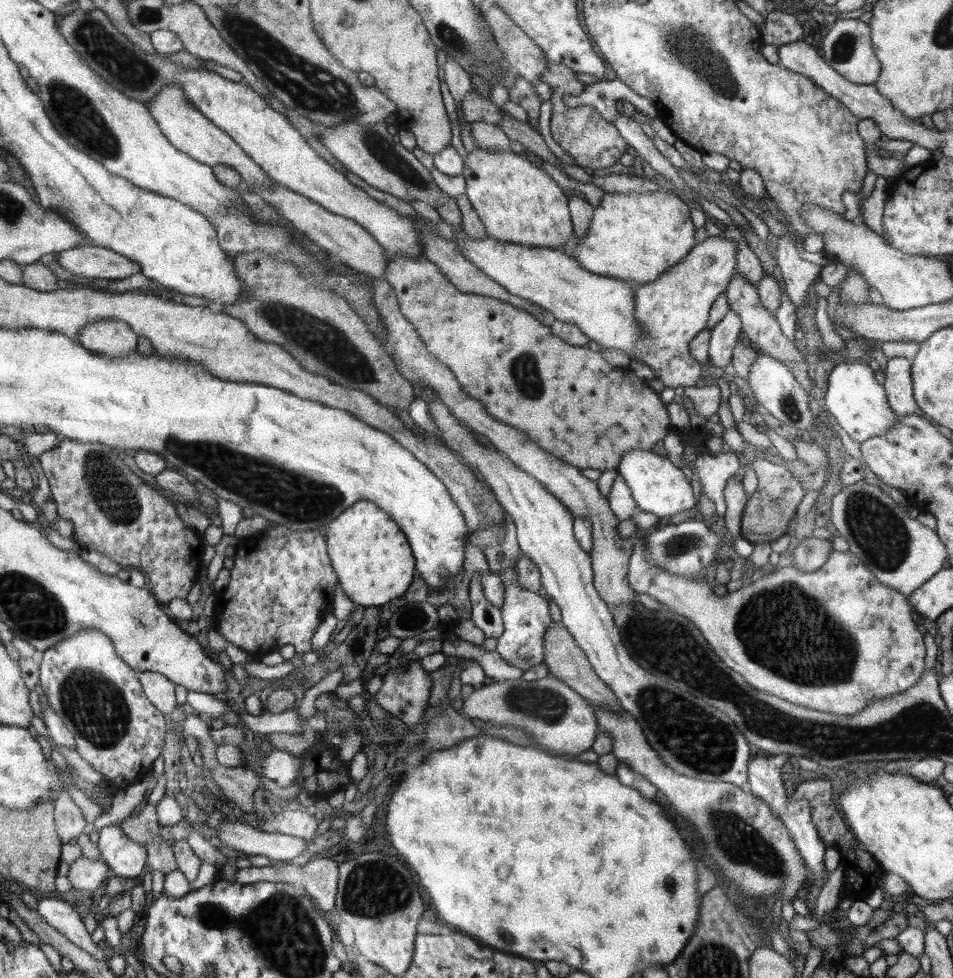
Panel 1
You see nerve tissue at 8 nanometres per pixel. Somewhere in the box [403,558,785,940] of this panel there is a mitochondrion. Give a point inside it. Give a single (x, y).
(697, 737)

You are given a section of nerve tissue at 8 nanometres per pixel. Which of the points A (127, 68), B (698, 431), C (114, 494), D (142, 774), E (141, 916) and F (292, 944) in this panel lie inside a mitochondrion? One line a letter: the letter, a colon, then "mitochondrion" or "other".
A: mitochondrion
B: other
C: mitochondrion
D: other
E: other
F: mitochondrion

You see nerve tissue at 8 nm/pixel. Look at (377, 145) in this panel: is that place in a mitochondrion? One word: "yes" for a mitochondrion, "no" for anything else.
yes

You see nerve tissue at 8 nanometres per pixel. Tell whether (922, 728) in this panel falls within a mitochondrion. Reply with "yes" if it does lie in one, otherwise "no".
yes

